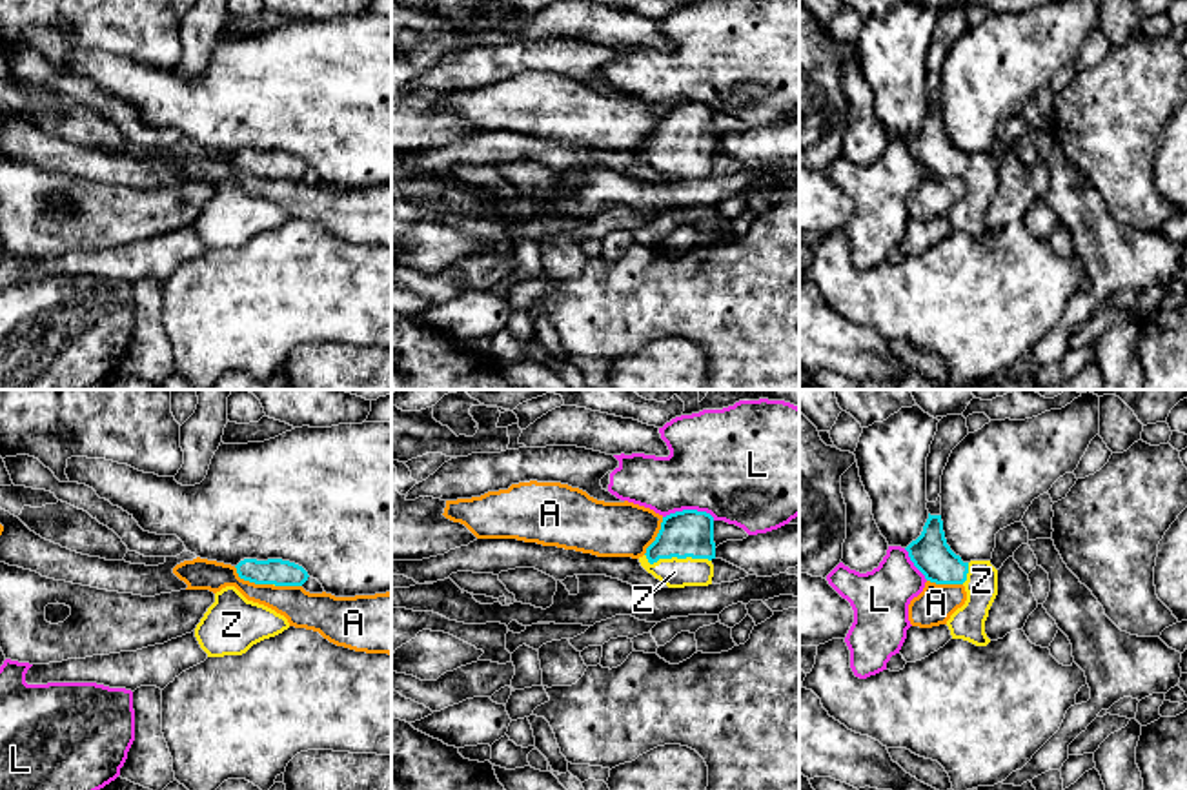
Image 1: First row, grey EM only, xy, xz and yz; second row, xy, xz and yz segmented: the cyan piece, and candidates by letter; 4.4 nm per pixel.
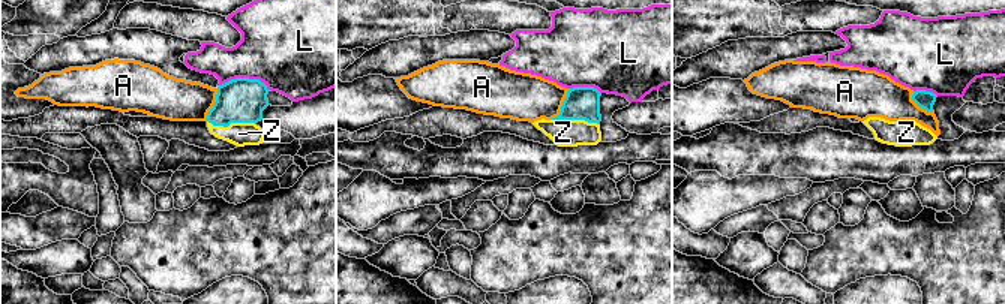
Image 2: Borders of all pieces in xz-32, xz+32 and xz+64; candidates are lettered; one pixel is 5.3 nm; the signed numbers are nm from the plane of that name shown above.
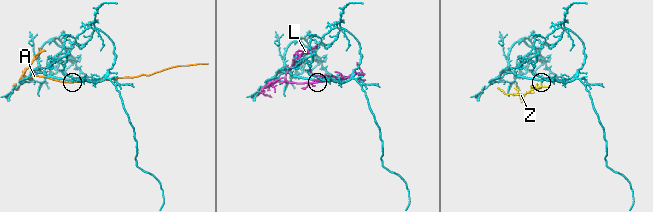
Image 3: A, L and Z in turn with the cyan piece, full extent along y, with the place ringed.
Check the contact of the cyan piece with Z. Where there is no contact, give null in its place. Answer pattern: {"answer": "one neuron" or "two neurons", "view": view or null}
{"answer": "one neuron", "view": "xz"}

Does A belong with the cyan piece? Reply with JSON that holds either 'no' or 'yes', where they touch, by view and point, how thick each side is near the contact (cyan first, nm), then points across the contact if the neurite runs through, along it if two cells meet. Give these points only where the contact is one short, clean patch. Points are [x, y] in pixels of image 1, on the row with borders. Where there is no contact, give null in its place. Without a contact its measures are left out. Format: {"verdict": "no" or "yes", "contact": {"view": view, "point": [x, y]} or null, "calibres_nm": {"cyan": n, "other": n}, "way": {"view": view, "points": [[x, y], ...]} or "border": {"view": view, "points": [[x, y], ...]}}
{"verdict": "no", "contact": {"view": "xy", "point": [252, 581]}, "calibres_nm": {"cyan": 120, "other": 160}, "border": {"view": "xy", "points": [[233, 567], [244, 579], [272, 585]]}}

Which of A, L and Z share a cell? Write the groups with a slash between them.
A / L / Z

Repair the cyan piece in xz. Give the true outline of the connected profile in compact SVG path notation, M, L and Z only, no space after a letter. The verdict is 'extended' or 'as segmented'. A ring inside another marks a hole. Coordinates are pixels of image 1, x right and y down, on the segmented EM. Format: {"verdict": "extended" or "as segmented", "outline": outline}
{"verdict": "extended", "outline": "M683 510L663 517L655 541L639 562L668 588L685 588L712 584L714 559L714 517Z"}

